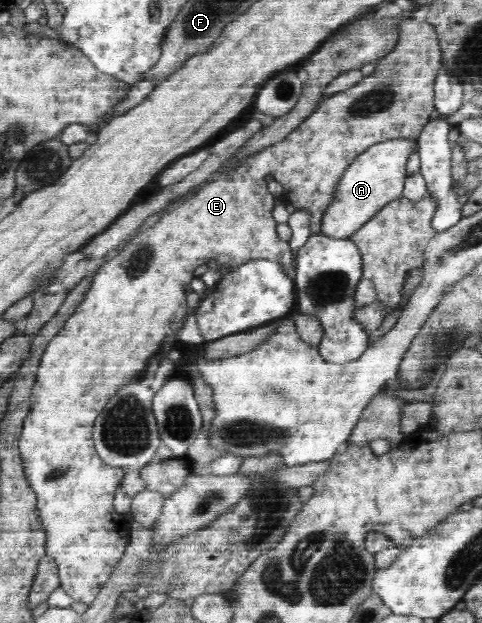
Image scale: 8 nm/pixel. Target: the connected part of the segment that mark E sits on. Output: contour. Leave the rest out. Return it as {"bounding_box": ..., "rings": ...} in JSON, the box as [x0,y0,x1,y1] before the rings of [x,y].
{"bounding_box":[18,16,442,606],"rings":[[[409,16],[408,19],[401,19],[398,22],[398,39],[393,50],[389,54],[385,54],[383,58],[376,62],[375,70],[369,76],[363,77],[355,85],[332,94],[326,98],[315,110],[305,118],[299,126],[290,132],[284,139],[275,142],[273,146],[266,147],[265,150],[258,151],[257,154],[250,155],[249,158],[243,158],[241,162],[235,167],[229,167],[222,174],[215,173],[209,184],[203,185],[195,195],[185,198],[181,204],[177,204],[177,208],[161,214],[156,223],[141,228],[131,238],[123,244],[116,253],[112,254],[112,258],[105,261],[99,267],[96,274],[93,276],[93,282],[90,283],[89,290],[85,292],[85,298],[77,306],[77,310],[69,316],[69,320],[65,322],[65,326],[58,331],[57,336],[49,342],[49,346],[45,349],[43,358],[38,366],[37,380],[34,382],[32,396],[31,396],[31,411],[24,421],[23,431],[18,446],[21,450],[21,459],[23,459],[23,467],[25,467],[25,476],[31,490],[36,494],[37,506],[39,516],[46,533],[46,554],[56,560],[58,566],[58,573],[60,576],[60,587],[71,596],[75,602],[83,602],[87,606],[91,606],[95,600],[95,596],[99,594],[101,586],[109,580],[109,576],[113,574],[115,566],[124,555],[126,544],[128,543],[129,524],[125,522],[124,514],[119,514],[113,507],[113,498],[115,490],[124,476],[121,467],[111,467],[105,465],[102,459],[96,452],[94,442],[89,442],[89,438],[93,435],[93,426],[97,421],[99,414],[107,407],[109,400],[113,398],[113,394],[121,390],[121,386],[125,386],[125,382],[129,382],[127,378],[139,376],[141,370],[145,370],[145,366],[149,364],[149,358],[153,354],[157,354],[157,350],[163,348],[163,339],[166,336],[177,337],[179,328],[183,326],[183,320],[187,316],[187,302],[185,302],[185,286],[195,278],[195,268],[201,264],[207,264],[210,261],[217,261],[221,265],[227,265],[229,269],[235,269],[236,266],[243,265],[244,262],[254,261],[257,259],[267,259],[277,261],[285,271],[287,277],[294,280],[296,270],[292,262],[292,250],[288,242],[281,240],[277,234],[277,222],[273,218],[273,206],[275,197],[269,193],[267,176],[273,176],[274,180],[280,182],[284,187],[284,195],[290,204],[296,210],[303,210],[309,213],[310,228],[313,233],[319,233],[321,230],[321,222],[323,214],[325,214],[326,207],[329,206],[330,199],[333,198],[335,188],[341,182],[341,176],[345,172],[345,168],[349,166],[357,155],[365,152],[367,148],[379,142],[385,142],[391,139],[405,139],[407,141],[417,141],[424,126],[431,121],[431,112],[434,109],[434,84],[439,68],[442,66],[442,53],[439,45],[438,34],[435,27],[427,21],[418,22],[416,19]]]}

